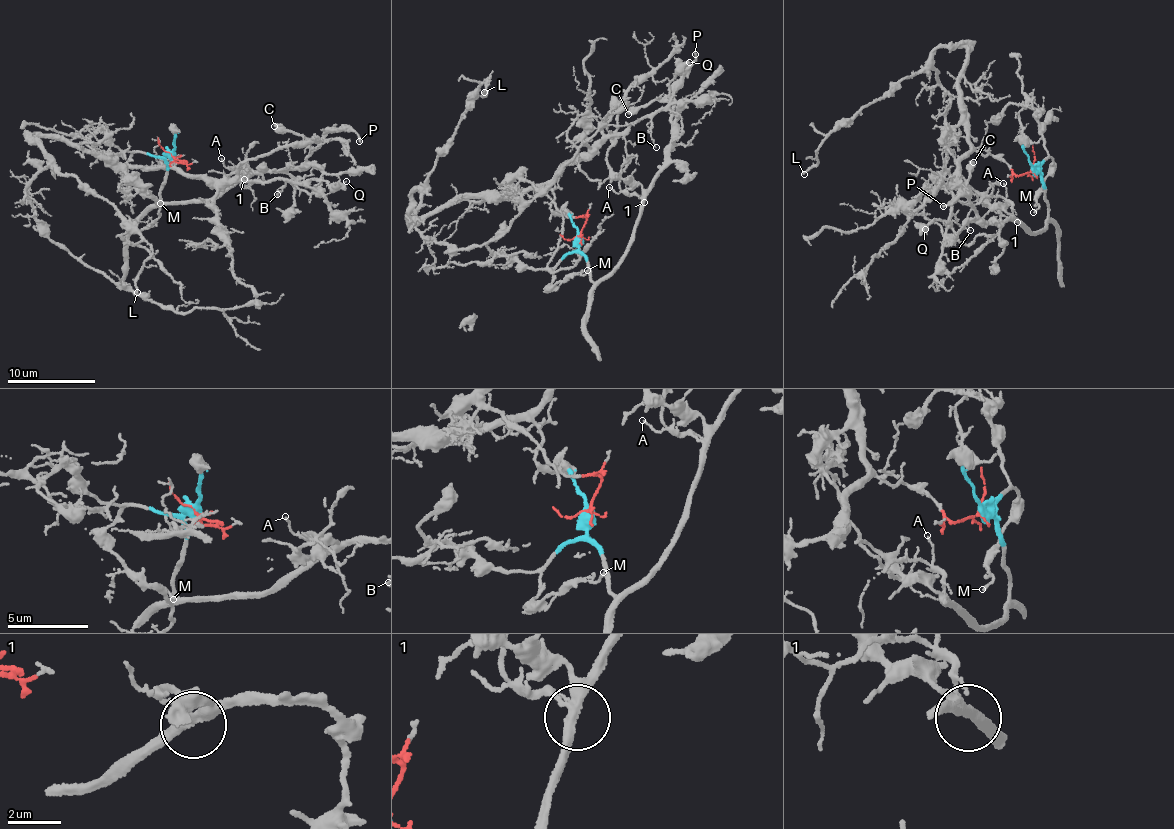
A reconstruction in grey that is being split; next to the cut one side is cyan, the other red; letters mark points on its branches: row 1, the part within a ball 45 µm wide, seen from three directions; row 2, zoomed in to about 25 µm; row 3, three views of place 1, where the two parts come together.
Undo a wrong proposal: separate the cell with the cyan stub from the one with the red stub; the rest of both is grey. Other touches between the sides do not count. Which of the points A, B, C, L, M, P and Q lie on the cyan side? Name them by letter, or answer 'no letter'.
C, M, P

